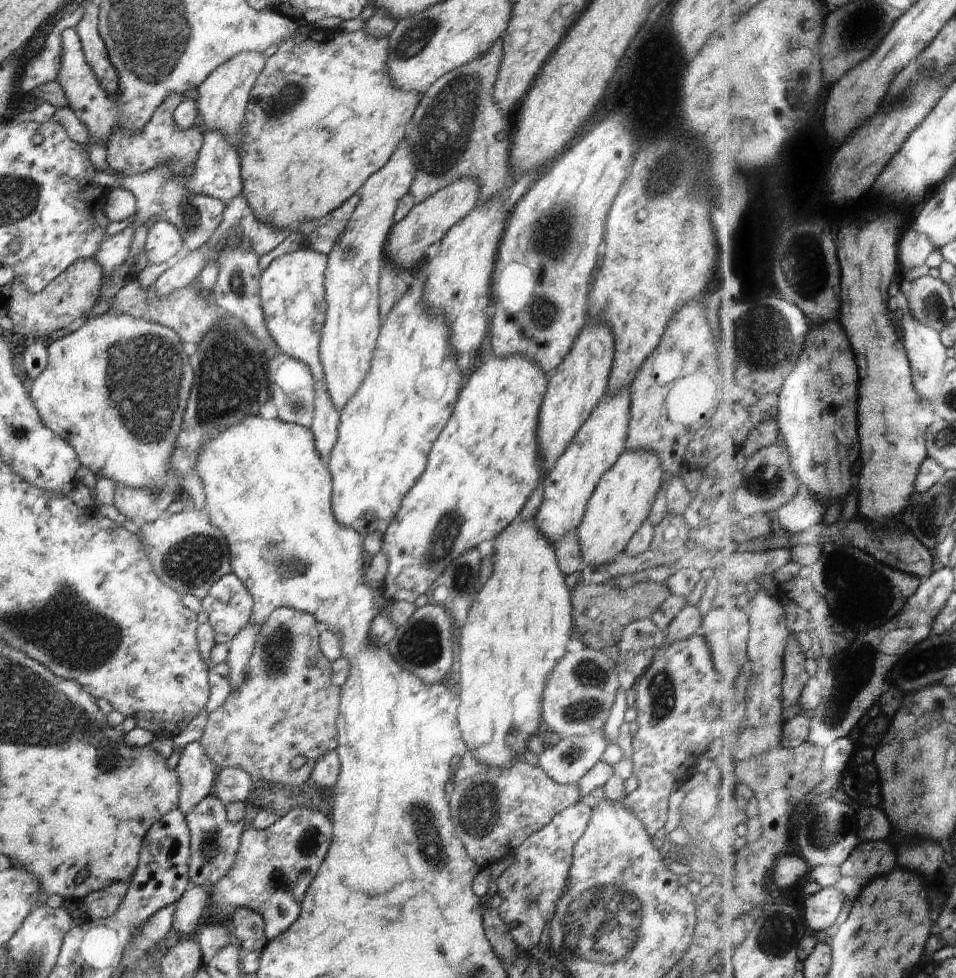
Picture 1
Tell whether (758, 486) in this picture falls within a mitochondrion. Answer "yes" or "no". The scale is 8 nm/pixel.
yes

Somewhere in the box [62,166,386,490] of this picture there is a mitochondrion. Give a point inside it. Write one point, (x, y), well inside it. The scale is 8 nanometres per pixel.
(143, 374)

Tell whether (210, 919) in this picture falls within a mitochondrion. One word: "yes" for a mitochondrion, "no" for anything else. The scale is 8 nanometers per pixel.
no

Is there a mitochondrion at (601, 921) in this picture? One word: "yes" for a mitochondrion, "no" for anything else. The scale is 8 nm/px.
yes

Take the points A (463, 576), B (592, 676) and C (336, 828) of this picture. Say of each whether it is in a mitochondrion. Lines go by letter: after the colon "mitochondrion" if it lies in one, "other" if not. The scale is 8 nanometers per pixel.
A: mitochondrion
B: mitochondrion
C: other

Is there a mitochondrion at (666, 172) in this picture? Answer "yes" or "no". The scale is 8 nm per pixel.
yes

